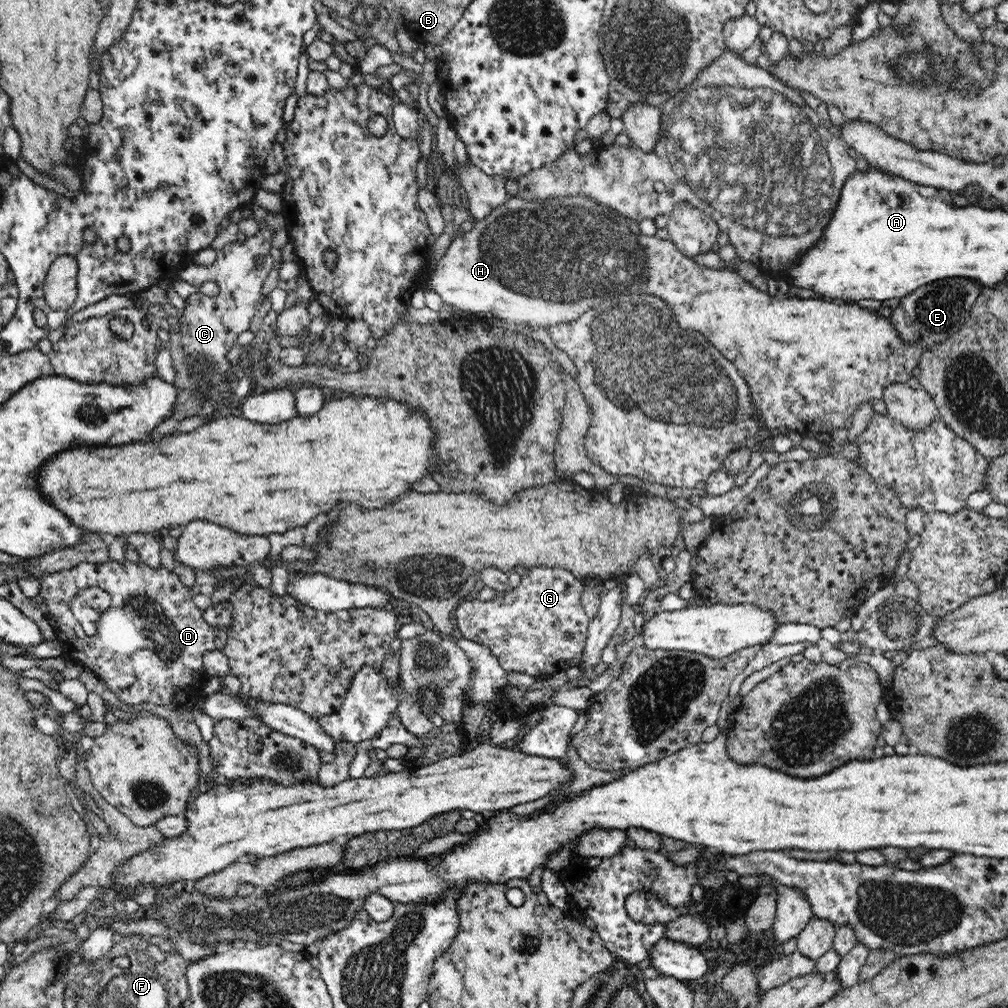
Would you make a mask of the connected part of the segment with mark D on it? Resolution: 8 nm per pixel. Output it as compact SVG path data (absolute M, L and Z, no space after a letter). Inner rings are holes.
M111 560L103 565L80 563L68 570L46 575L40 582L39 594L42 597L40 608L44 615L56 621L57 639L64 647L61 656L88 666L119 700L129 705L129 708L152 703L181 710L180 704L176 703L180 690L191 692L193 703L205 696L203 688L199 688L198 680L201 680L206 672L204 655L215 649L217 628L204 620L203 611L196 606L190 591L175 573L165 567L152 569L144 562L139 565L130 561L119 564ZM92 587L105 590L111 596L112 606L101 614L95 636L88 637L80 622L76 620L70 605L80 591Z

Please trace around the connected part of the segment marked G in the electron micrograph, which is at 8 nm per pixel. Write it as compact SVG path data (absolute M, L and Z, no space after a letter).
M536 567L521 572L521 583L518 587L505 591L502 598L493 601L482 601L475 597L462 601L455 609L455 624L458 636L481 642L496 656L500 666L506 672L524 672L528 676L547 677L553 672L566 671L570 666L582 662L582 650L589 626L589 618L580 603L580 594L585 583L560 568Z

